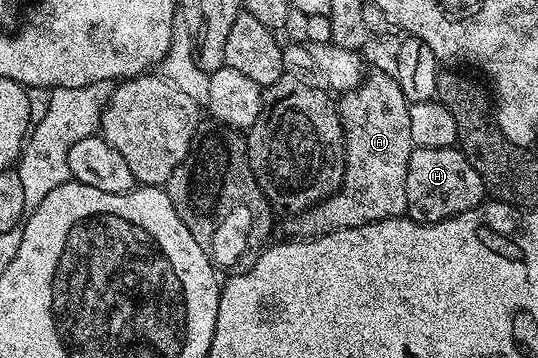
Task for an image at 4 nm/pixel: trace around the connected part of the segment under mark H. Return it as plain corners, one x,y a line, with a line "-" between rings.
414,148
411,159
407,163
407,207
405,213
410,221
418,221
420,225
434,225
440,221
457,217
463,211
471,211
476,205
482,204
486,197
487,190
479,171
475,171
475,167
471,167
471,163
460,148

